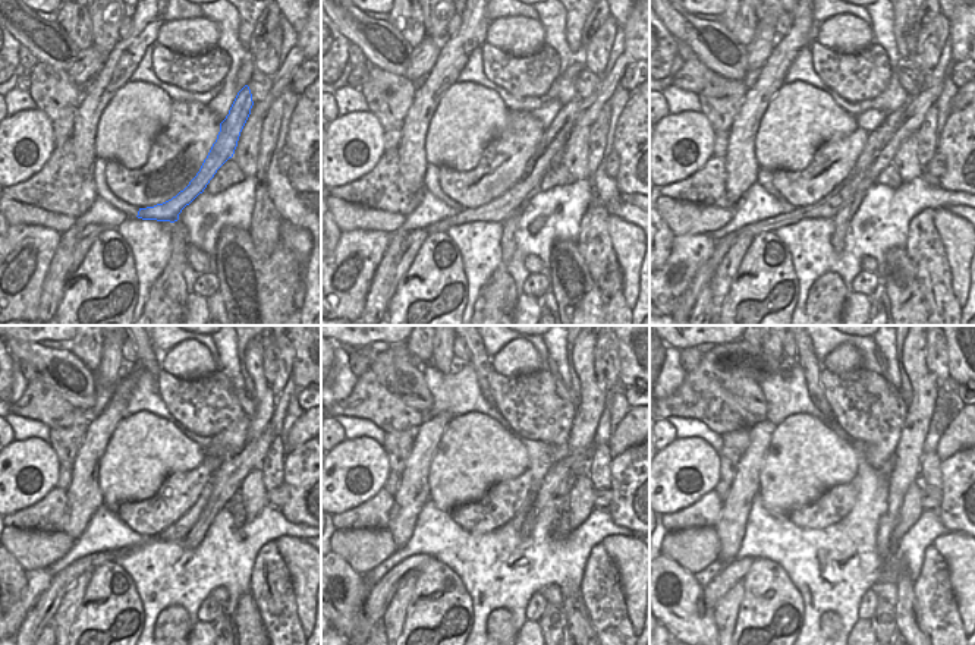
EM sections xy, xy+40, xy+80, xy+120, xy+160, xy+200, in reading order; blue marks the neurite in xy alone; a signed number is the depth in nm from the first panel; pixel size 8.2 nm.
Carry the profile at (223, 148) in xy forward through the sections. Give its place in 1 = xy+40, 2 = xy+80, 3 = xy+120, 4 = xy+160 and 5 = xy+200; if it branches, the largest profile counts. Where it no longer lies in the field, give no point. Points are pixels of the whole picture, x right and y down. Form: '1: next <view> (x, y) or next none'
1: next xy+40 (553, 141)
2: next xy+80 (829, 207)
3: next xy+120 (47, 604)
4: next xy+160 (380, 594)
5: next xy+200 (733, 572)

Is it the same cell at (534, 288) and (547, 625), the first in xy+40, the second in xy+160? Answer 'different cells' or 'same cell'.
different cells

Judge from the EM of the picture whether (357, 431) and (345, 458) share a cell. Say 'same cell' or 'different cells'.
different cells

